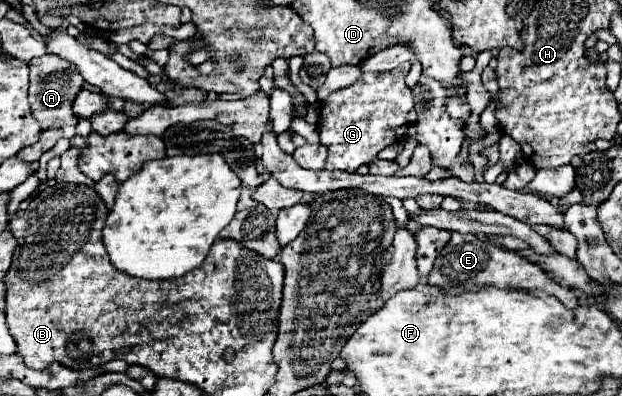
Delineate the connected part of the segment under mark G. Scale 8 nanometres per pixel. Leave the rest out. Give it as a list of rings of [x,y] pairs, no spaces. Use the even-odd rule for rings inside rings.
[[[401,63],[397,68],[383,73],[363,73],[353,85],[331,93],[321,103],[319,137],[329,155],[325,169],[357,171],[363,163],[377,157],[381,149],[397,143],[407,133],[407,113],[413,109],[411,89],[405,83],[411,63]]]

